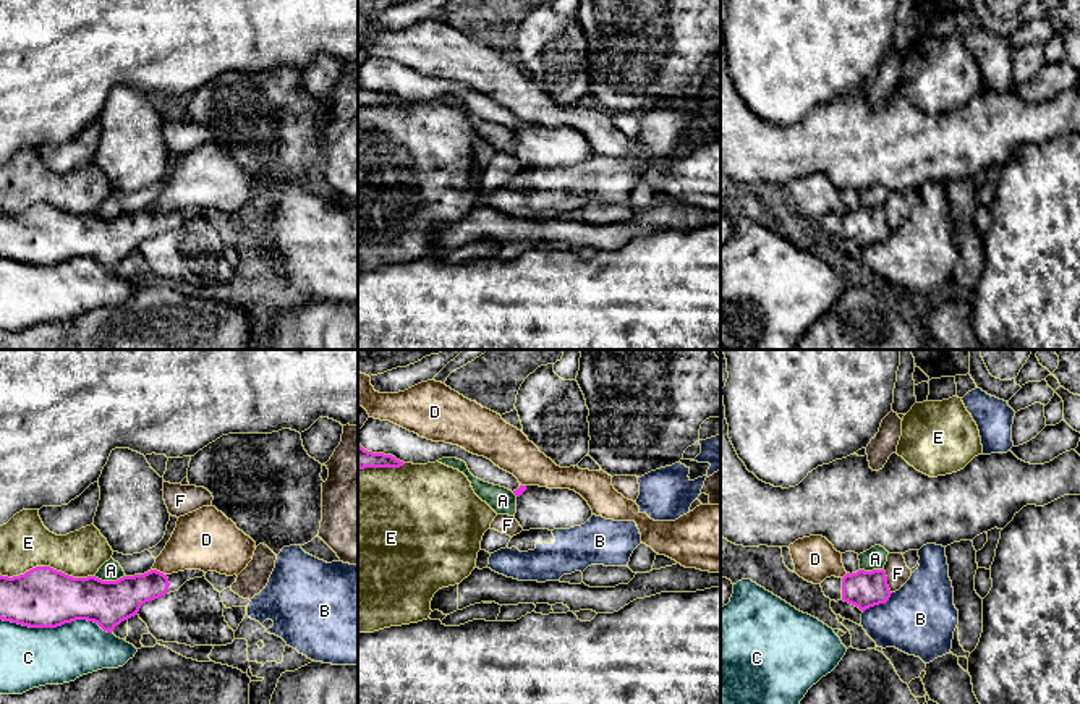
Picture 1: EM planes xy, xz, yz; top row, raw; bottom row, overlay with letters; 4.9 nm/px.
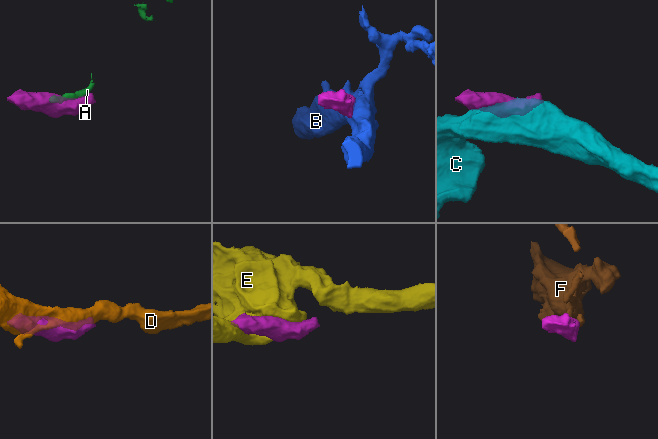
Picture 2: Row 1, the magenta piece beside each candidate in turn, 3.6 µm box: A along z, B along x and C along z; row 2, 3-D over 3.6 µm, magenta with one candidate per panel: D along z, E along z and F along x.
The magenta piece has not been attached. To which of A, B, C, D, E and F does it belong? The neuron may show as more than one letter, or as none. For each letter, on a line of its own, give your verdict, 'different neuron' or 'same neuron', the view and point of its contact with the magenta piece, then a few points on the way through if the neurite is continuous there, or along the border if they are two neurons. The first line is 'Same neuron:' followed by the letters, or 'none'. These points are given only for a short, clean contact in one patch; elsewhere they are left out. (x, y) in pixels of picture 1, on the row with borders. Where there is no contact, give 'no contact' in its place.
Same neuron: none
A: different neuron; meets magenta in xy at (110, 581)
B: different neuron; meets magenta in yz at (878, 604)
C: different neuron; meets magenta in xy at (55, 627)
D: different neuron; meets magenta in xy at (159, 572)
E: different neuron; meets magenta in xy at (47, 567)
F: different neuron; meets magenta in yz at (886, 581); border along yz (883, 568), (891, 593)

